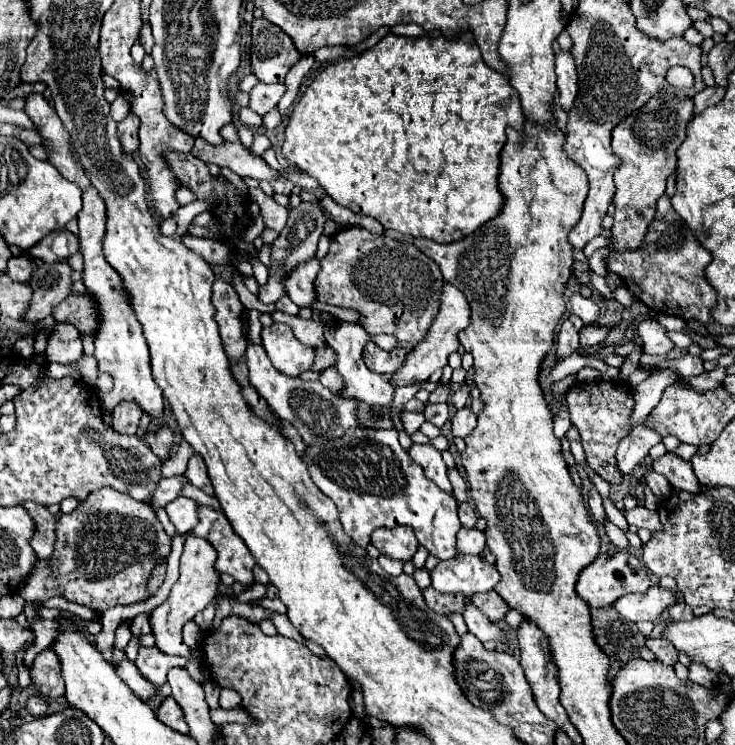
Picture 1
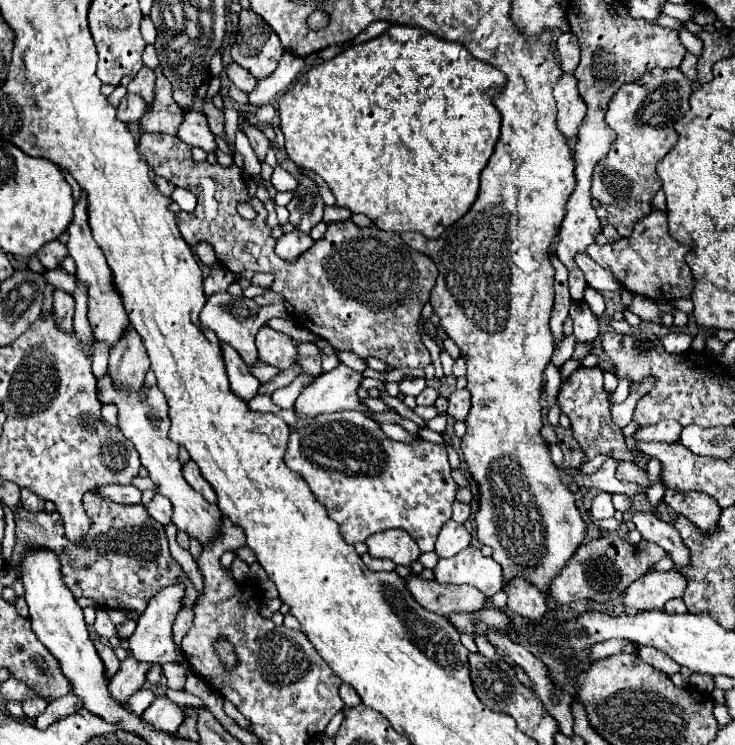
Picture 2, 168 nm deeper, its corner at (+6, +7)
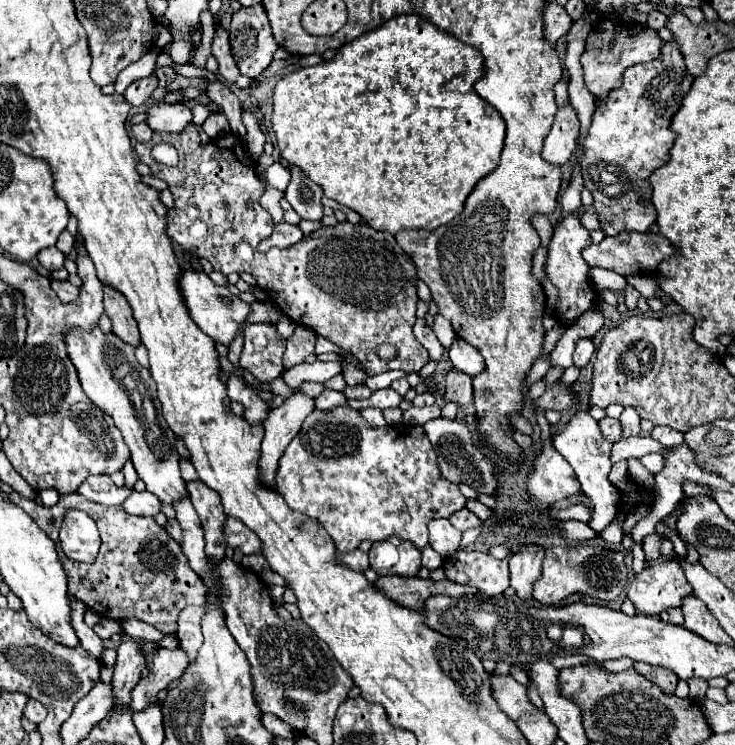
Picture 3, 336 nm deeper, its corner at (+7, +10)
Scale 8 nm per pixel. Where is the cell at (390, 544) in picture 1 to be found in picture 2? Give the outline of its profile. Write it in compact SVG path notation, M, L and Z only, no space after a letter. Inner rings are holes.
M389 530L373 534L367 542L373 558L393 560L397 566L411 566L421 555L415 540L405 530Z

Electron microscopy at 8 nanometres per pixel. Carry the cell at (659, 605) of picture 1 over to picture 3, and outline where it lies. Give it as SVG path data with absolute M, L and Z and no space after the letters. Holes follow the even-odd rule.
M672 559L642 569L630 583L628 599L638 613L660 615L668 607L680 607L682 597L690 593L692 585L684 581L684 571Z

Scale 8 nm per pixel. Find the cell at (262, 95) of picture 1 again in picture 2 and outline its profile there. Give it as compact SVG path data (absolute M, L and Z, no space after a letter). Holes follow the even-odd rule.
M229 62L229 64L225 66L225 74L227 74L227 78L229 78L239 90L245 90L245 92L251 92L251 90L255 88L255 84L257 84L257 80L255 80L245 68L241 68L241 66L235 64L235 62Z

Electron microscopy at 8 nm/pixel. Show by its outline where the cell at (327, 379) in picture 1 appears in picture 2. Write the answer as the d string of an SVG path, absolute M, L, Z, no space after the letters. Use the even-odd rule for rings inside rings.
M297 356L295 360L303 372L309 374L319 374L321 372L321 358L319 356Z

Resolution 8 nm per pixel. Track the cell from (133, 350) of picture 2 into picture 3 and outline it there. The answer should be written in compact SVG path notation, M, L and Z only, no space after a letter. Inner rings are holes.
M104 287L104 309L106 315L112 321L112 333L120 337L124 343L138 347L140 345L140 333L138 325L132 319L132 309L122 293L116 293L116 289Z

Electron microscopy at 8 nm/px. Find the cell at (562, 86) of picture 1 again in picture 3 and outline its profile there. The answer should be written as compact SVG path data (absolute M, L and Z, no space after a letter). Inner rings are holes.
M566 101L566 105L558 109L552 131L544 141L544 149L542 149L544 159L556 165L564 165L576 149L578 129L580 129L580 121L578 121L576 109L572 107L570 101Z

